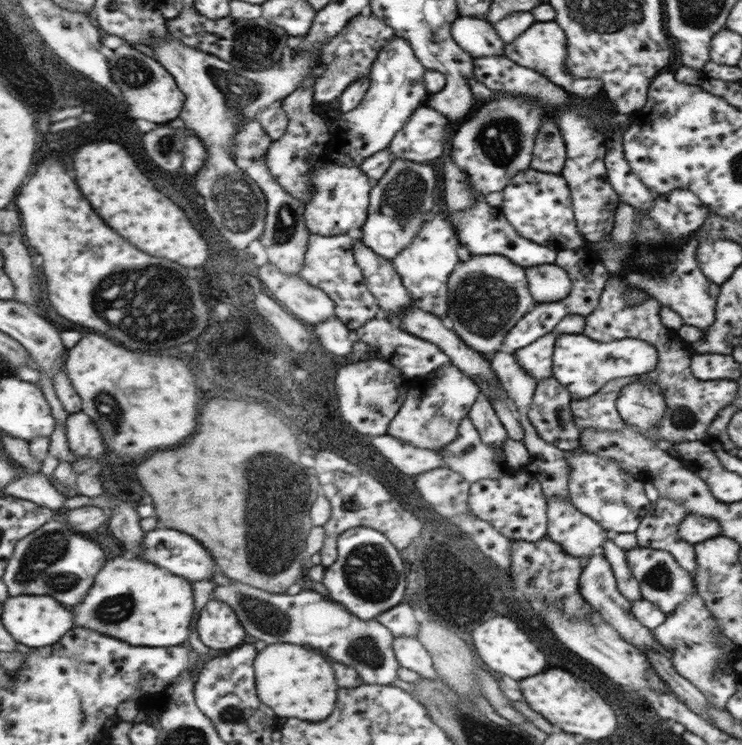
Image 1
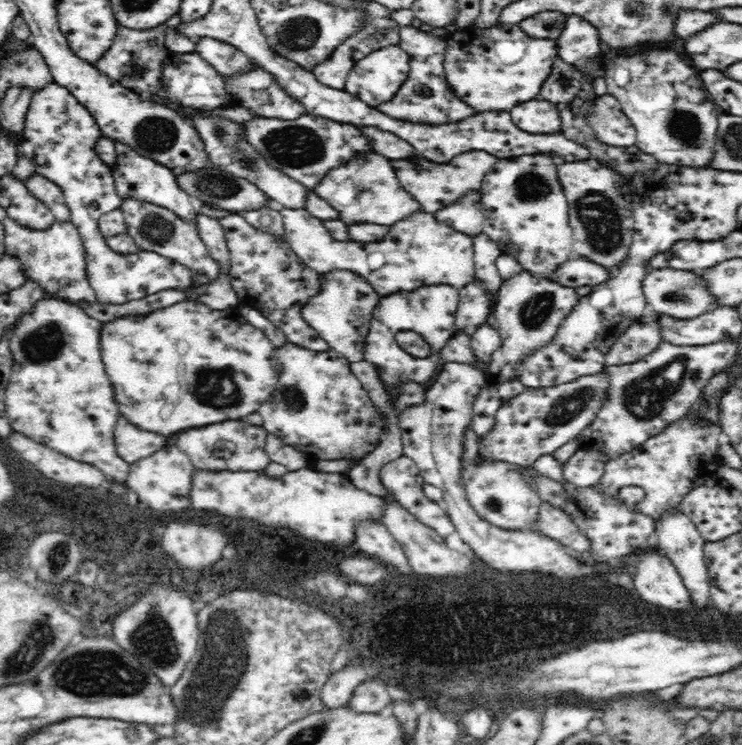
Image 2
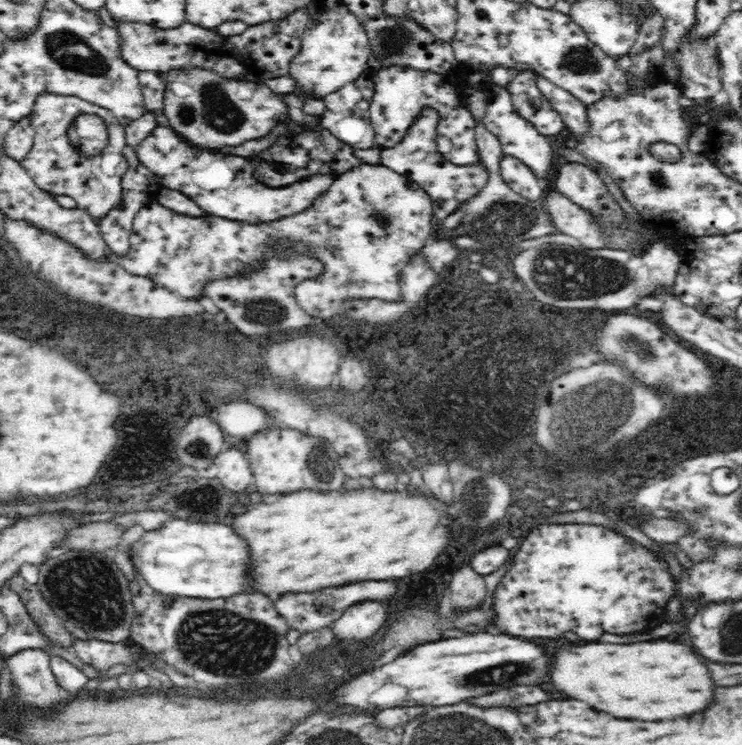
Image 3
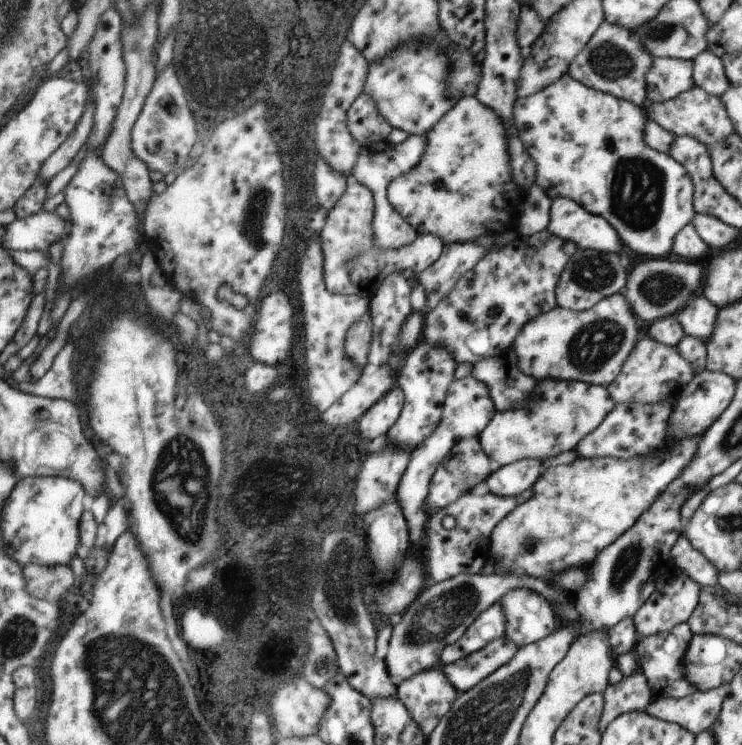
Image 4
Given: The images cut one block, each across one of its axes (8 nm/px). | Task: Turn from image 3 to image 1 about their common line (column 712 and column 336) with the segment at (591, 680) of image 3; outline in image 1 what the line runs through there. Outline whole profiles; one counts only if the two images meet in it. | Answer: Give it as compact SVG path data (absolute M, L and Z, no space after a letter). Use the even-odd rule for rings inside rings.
M271 644L257 654L257 696L283 720L301 716L301 720L317 722L327 718L335 706L335 690L337 684L329 662L303 646Z

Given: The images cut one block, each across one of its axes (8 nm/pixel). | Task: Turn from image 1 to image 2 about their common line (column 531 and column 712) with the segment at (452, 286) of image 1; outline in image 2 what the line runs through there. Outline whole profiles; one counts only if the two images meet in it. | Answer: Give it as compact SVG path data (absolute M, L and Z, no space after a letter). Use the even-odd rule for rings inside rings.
M662 268L662 270L648 270L642 282L642 290L646 296L646 302L652 306L662 316L670 316L676 320L692 320L702 314L712 312L720 304L716 298L710 294L708 284L698 272L688 272L688 270L674 270L674 268Z

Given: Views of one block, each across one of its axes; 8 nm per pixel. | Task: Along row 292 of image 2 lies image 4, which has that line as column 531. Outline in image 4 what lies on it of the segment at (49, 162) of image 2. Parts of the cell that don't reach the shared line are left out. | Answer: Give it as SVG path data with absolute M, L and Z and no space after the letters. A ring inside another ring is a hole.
M565 74L549 88L527 98L517 98L513 116L515 126L521 132L519 138L537 162L535 184L545 188L551 200L569 198L583 206L589 214L605 218L615 228L619 240L623 242L623 250L631 260L671 256L677 232L681 232L681 228L695 218L693 182L681 162L647 146L645 126L649 122L643 108L627 100L619 100L607 92L587 88Z

